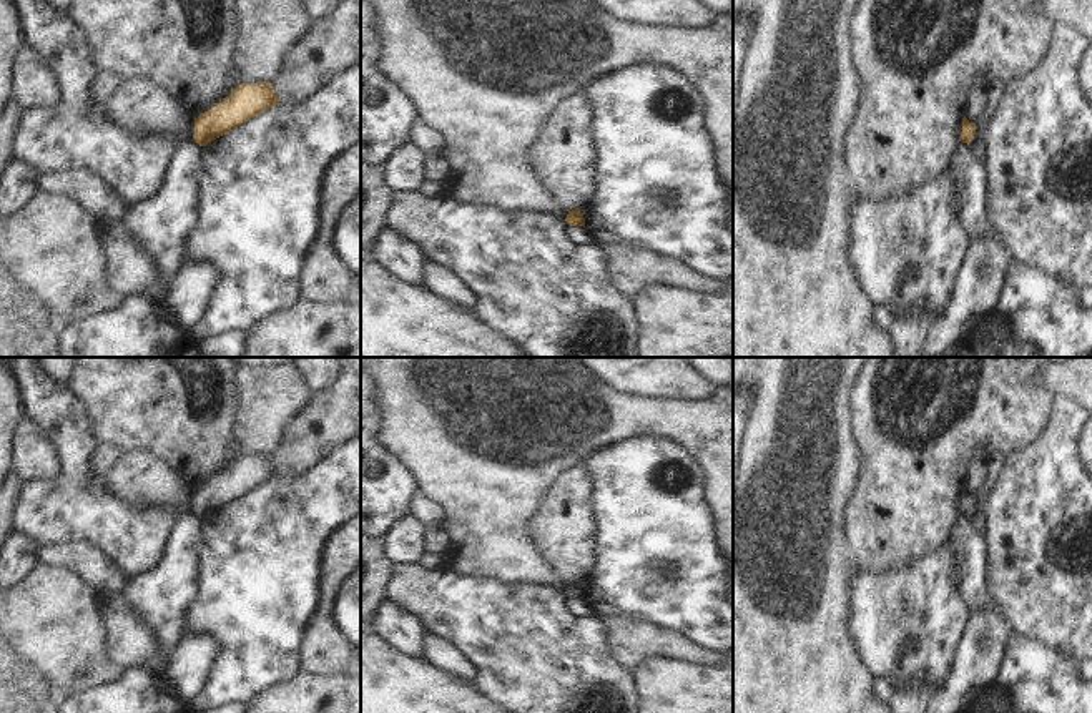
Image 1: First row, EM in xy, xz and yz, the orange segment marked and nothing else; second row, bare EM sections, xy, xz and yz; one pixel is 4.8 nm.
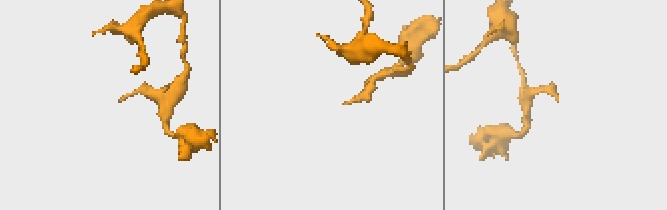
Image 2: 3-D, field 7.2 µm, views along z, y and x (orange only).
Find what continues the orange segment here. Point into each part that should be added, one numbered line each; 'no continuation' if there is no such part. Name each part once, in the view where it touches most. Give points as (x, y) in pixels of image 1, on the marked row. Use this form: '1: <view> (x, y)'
no continuation

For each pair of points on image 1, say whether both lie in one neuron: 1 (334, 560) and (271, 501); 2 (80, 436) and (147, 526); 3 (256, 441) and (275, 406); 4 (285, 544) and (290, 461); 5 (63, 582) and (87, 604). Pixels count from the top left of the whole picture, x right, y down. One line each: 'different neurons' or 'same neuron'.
1: different neurons
2: same neuron
3: same neuron
4: different neurons
5: same neuron

